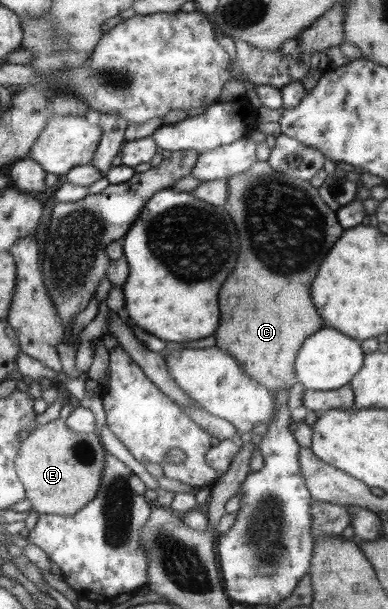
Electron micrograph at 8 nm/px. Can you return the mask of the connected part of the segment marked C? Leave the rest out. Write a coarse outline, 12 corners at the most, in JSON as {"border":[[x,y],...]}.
{"border":[[267,161],[226,181],[242,261],[215,346],[271,392],[323,319],[345,229]]}

